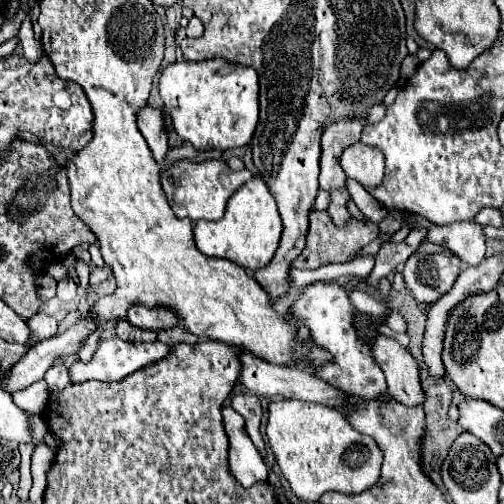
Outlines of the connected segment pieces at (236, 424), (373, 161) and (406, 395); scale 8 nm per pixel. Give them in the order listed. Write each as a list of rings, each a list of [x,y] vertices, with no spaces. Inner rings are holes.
[[[224,407],[222,417],[224,417],[224,431],[230,441],[230,455],[228,455],[230,473],[238,483],[242,483],[242,487],[264,483],[264,479],[268,477],[268,467],[246,433],[244,417],[236,413],[232,407]]]
[[[360,141],[344,149],[340,163],[346,175],[356,179],[364,189],[378,187],[384,177],[384,153]]]
[[[378,335],[372,345],[372,353],[386,375],[388,395],[392,399],[408,407],[416,407],[426,401],[418,363],[406,347],[402,347],[396,339]]]

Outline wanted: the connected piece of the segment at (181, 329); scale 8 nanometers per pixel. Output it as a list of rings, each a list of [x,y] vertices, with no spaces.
[[[178,325],[178,327],[172,327],[172,329],[160,331],[158,333],[158,341],[166,343],[168,347],[174,347],[178,343],[190,343],[190,345],[194,345],[194,343],[198,343],[198,337],[194,333],[190,333],[190,331],[186,331],[184,325]]]

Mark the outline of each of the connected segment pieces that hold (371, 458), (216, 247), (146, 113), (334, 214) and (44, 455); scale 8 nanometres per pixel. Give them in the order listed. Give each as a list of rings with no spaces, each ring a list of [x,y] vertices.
[[[282,399],[274,401],[268,407],[268,425],[266,435],[270,439],[274,457],[288,479],[292,491],[298,495],[300,501],[318,501],[326,491],[338,491],[338,493],[360,493],[374,485],[380,477],[380,465],[382,465],[382,451],[378,443],[364,433],[358,433],[346,419],[346,415],[334,407],[326,407],[320,403],[306,403],[306,401],[294,401],[294,399]]]
[[[260,177],[250,179],[232,195],[232,199],[226,203],[226,211],[220,221],[200,219],[194,225],[194,241],[204,255],[230,259],[240,267],[244,267],[248,273],[262,269],[266,267],[266,263],[270,263],[274,251],[278,249],[280,233],[282,233],[282,221],[278,207]]]
[[[146,105],[138,111],[138,129],[144,135],[148,147],[152,149],[152,155],[158,163],[164,163],[168,153],[168,135],[164,129],[164,113],[160,109],[154,109]]]
[[[346,187],[330,191],[330,205],[326,207],[326,213],[330,215],[332,223],[338,229],[346,227],[346,223],[352,219],[352,215],[348,213],[348,203],[350,201],[352,201],[352,195],[350,195],[350,191]]]
[[[40,443],[32,455],[32,489],[28,493],[30,499],[42,497],[42,491],[46,489],[46,473],[52,467],[52,463],[54,463],[54,453],[48,449],[48,445]]]

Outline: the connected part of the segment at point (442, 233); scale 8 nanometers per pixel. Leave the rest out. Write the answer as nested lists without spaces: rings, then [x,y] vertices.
[[[456,221],[450,225],[436,225],[430,223],[426,239],[432,243],[442,243],[450,247],[450,251],[458,253],[458,257],[466,265],[478,265],[486,253],[486,237],[482,225],[474,221]]]

